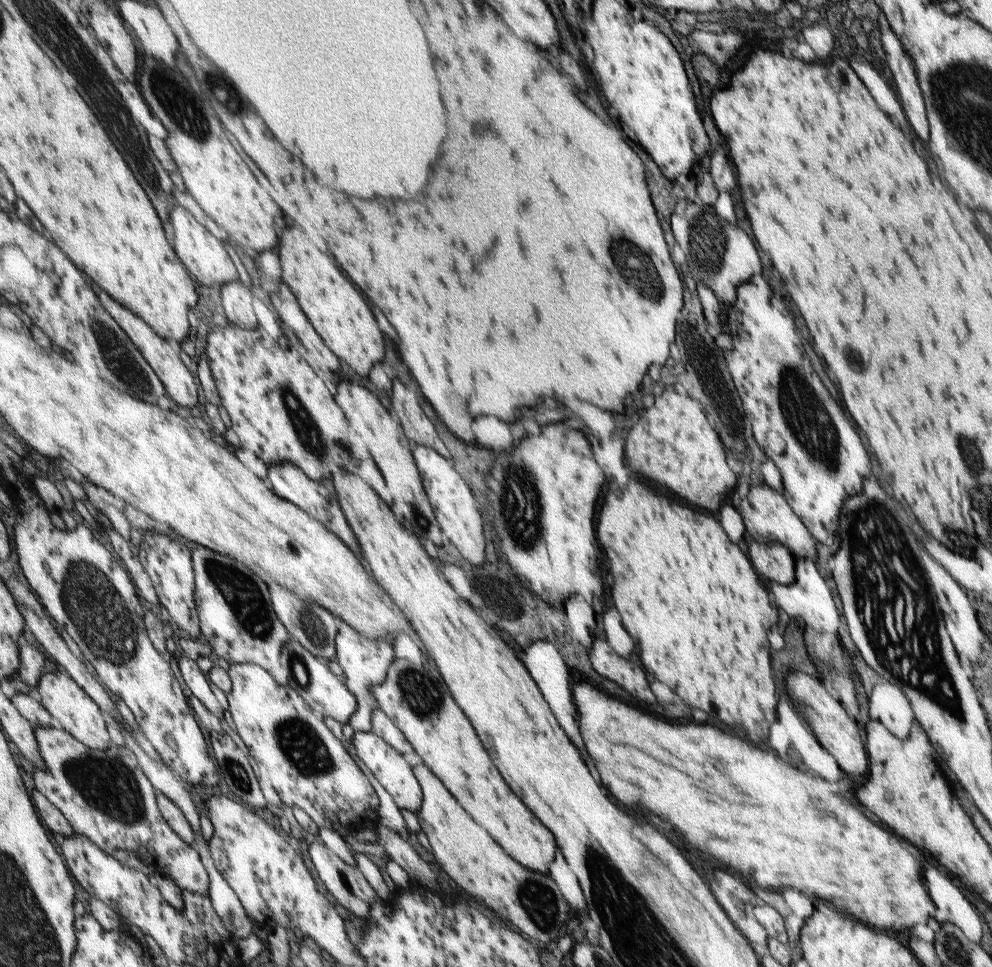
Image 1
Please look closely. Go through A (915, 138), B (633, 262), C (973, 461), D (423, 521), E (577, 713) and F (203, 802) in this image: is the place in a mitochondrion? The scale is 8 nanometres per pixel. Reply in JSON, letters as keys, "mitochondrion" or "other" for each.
{"A":"other","B":"mitochondrion","C":"mitochondrion","D":"mitochondrion","E":"other","F":"other"}

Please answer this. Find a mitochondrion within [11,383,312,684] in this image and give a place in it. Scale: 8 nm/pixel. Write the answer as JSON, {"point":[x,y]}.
{"point":[89,599]}

